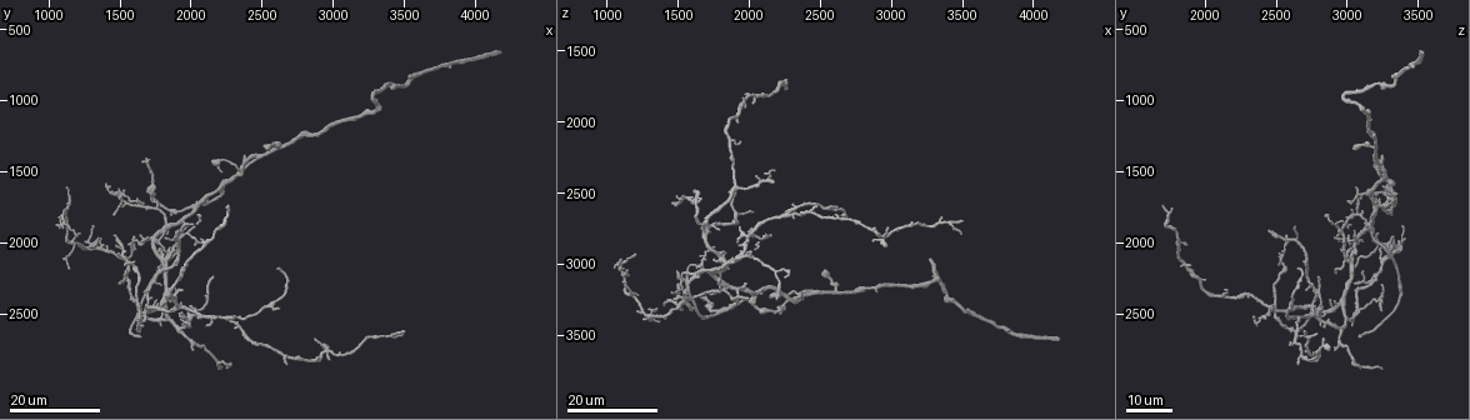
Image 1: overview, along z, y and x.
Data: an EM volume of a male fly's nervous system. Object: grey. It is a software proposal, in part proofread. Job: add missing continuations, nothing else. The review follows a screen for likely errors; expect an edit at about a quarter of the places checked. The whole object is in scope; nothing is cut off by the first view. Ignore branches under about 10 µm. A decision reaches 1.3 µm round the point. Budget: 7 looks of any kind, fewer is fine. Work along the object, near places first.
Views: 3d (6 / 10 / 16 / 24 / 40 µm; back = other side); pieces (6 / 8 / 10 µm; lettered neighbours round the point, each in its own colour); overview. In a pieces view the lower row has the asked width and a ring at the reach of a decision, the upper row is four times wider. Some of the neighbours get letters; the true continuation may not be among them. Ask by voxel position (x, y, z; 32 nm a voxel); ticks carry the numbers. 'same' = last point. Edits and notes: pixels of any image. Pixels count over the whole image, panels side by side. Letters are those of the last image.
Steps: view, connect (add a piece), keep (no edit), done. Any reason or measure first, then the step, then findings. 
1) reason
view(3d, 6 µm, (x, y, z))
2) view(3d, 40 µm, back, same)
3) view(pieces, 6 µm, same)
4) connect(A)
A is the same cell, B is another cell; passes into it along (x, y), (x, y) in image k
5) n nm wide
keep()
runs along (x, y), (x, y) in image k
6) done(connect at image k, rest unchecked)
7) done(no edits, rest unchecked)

an open end
view(3d, 24 µm, (4160, 680, 3540))

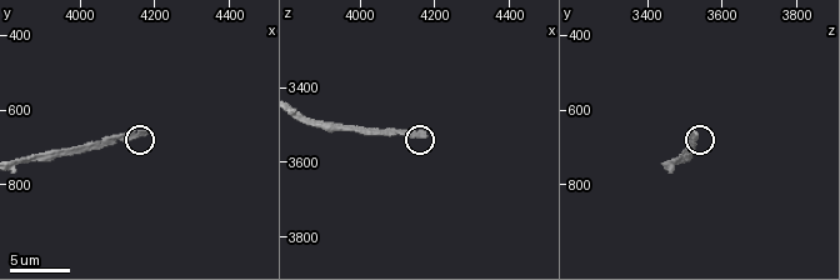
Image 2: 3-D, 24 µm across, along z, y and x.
view(pieces, 10 µm, (4170, 660, 3530))

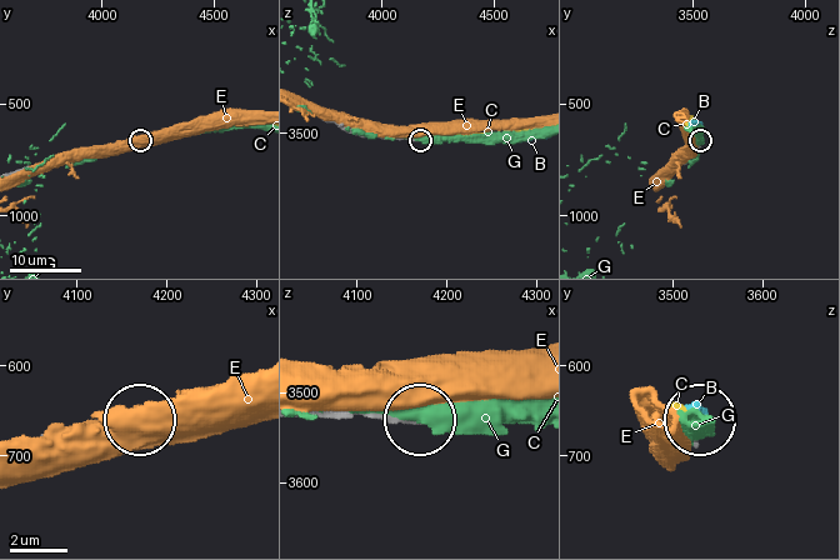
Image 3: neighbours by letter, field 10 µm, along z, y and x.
300 nm wide
connect(B)
B is the same cell, C, E and G are other cells; passes into it along (346, 414), (538, 421) in image 3; it goes on there

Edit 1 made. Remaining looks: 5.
see it whole again
view(overview)

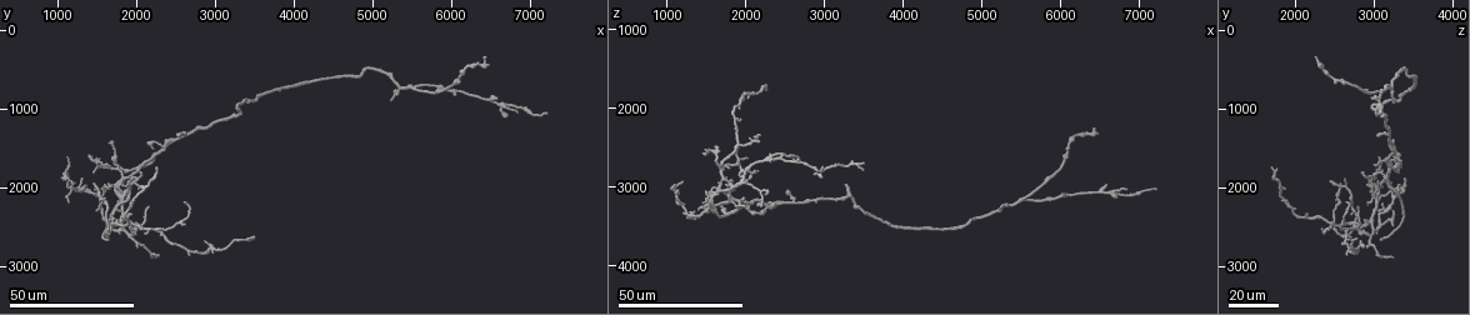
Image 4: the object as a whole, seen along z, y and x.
view(3d, 24 µm, (1650, 2700, 3100))

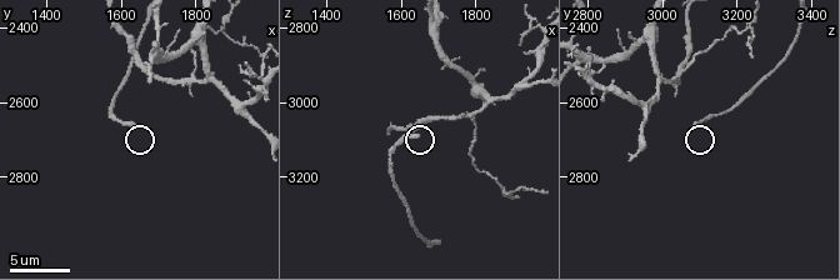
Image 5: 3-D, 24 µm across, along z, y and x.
view(pieces, 8 µm, (1640, 2660, 3080))

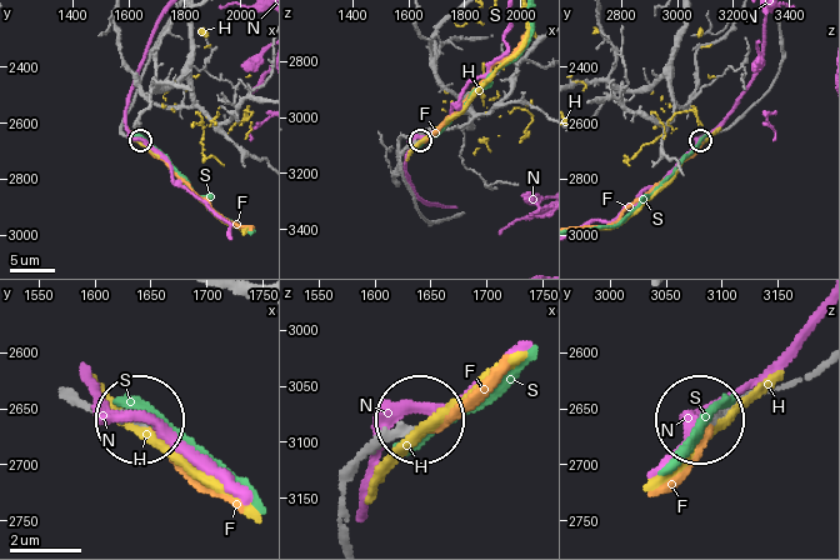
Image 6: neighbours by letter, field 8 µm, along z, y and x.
270 nm wide
connect(F)
F is the same cell, H, N and S are other cells; it goes on there

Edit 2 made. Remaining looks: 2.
done(connect at image 3, connect at image 6, rest unchecked)

